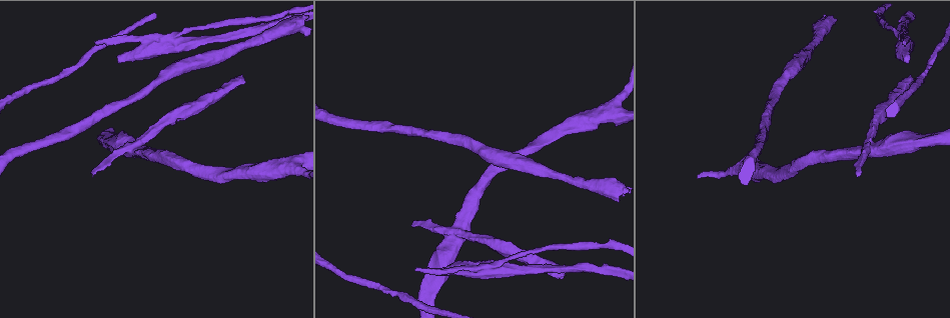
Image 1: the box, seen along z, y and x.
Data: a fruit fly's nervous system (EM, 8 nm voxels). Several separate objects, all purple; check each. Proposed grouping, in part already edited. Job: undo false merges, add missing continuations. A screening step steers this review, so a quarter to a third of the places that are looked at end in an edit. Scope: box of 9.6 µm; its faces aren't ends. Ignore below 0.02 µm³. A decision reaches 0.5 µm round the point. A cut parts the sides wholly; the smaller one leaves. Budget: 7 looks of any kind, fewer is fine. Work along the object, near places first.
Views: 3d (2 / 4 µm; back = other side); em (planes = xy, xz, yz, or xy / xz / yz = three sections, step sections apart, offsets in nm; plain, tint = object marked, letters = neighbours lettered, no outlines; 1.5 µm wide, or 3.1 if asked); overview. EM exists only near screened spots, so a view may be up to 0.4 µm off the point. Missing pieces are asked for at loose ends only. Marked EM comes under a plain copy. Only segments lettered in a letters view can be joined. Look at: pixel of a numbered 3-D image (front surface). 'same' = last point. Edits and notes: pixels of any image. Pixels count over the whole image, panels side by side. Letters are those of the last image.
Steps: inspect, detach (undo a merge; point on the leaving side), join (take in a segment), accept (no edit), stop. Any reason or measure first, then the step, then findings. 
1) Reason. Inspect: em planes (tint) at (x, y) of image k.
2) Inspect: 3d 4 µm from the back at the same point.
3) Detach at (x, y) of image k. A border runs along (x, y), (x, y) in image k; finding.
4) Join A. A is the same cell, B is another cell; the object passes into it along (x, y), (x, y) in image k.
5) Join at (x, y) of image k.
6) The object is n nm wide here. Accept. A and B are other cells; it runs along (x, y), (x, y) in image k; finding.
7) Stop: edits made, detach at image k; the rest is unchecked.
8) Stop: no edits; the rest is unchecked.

Free end. Inspect: em planes (letters) at (912, 78) of image 1.

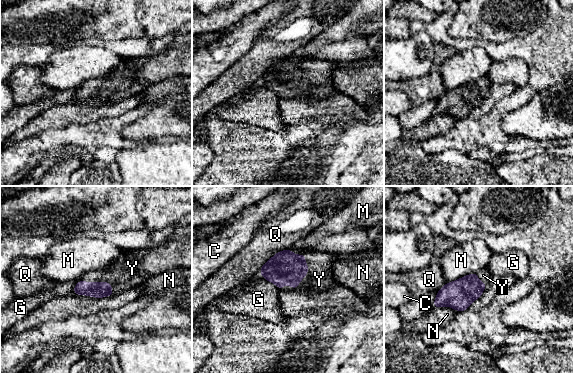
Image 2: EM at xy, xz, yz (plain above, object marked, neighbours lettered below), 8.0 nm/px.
Join Y. Y is the same cell, C, G, M, N and Q are other cells; the object passes into it along (284, 267), (302, 277), (319, 279) in image 2; it goes on there.

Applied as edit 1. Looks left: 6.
Four arms meet. Inspect: em xz step 8 (letters) at (871, 150) of image 1.

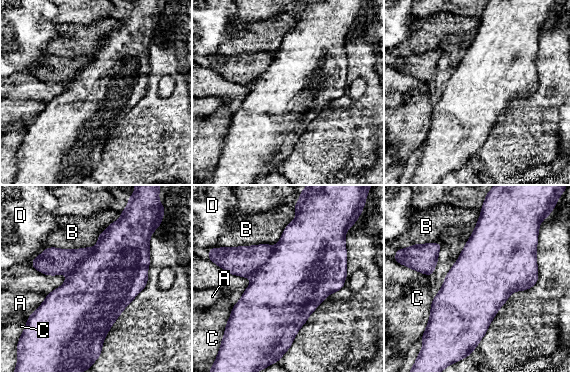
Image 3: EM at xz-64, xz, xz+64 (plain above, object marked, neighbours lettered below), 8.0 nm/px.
Detach at (245, 261) of image 3. A, B, C and D are other cells; a border runs along (273, 246), (269, 258), (251, 277) in image 3; a second cell is stuck on.

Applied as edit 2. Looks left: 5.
Stop: edits made, join at image 2, detach at image 3; the rest is unchecked.

